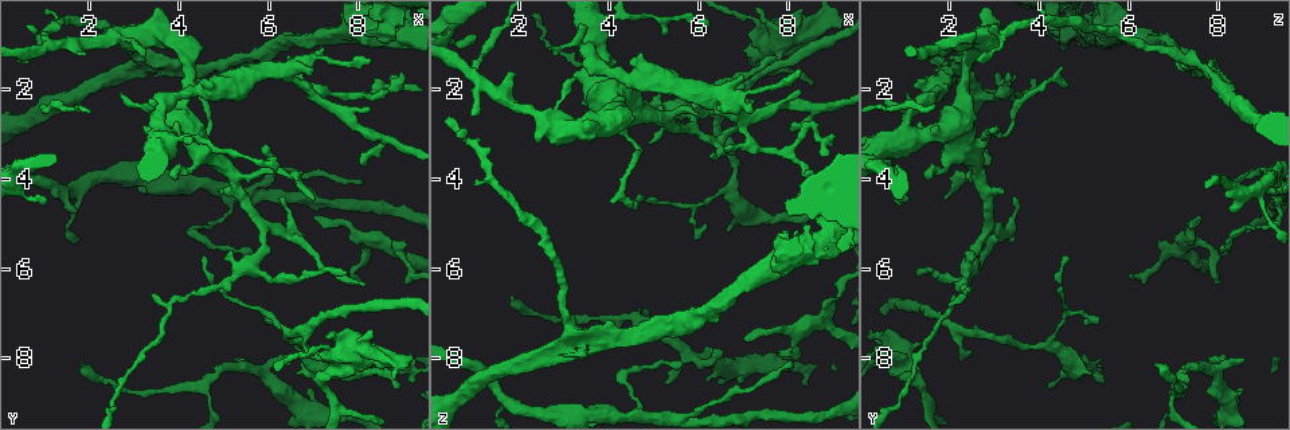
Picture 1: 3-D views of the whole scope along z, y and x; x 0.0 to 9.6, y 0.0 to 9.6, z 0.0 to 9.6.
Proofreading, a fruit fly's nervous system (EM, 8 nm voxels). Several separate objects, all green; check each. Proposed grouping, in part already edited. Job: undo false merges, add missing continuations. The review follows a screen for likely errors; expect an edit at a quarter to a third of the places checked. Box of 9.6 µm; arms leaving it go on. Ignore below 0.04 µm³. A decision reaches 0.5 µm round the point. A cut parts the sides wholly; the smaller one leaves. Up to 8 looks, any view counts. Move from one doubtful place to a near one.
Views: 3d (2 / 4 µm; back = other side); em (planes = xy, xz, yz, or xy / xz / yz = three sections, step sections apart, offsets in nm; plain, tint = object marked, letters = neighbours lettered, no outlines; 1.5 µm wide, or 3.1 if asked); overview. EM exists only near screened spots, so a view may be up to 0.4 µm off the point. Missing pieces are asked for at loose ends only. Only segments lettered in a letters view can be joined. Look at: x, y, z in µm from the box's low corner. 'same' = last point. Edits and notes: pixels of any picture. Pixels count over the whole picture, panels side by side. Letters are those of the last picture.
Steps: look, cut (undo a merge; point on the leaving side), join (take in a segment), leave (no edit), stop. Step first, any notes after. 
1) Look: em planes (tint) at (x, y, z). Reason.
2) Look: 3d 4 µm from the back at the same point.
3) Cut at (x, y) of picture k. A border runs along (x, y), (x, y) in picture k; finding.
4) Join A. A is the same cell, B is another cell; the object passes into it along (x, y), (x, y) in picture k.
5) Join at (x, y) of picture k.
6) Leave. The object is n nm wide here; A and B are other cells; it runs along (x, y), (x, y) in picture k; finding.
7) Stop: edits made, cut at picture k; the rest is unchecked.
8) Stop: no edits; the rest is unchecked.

Look: em planes (letters) at (7.70, 6.20, 1.25). Free end.

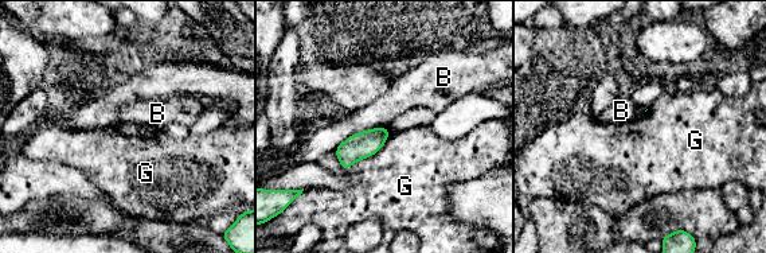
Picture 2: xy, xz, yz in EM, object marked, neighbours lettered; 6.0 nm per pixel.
Leave. B and G are other cells; a border runs along (390, 131), (374, 154), (340, 167) in picture 2; no lettered segment goes on from it.

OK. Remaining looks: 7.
Look: 3d 4 µm at (5.50, 5.90, 2.45). Sharp bend.

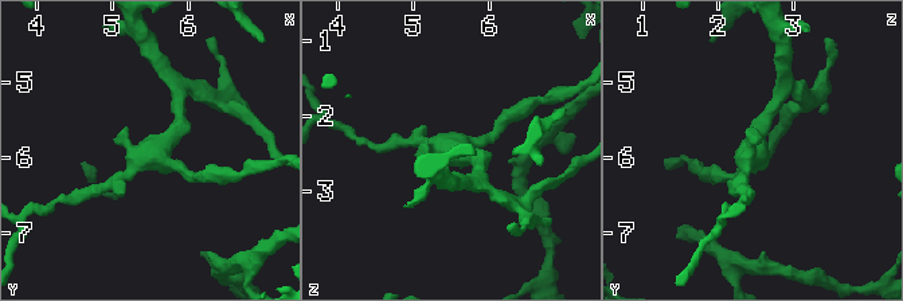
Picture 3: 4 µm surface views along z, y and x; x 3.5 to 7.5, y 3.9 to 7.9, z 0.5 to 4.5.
Look: em planes (letters) at (5.55, 5.95, 2.45).

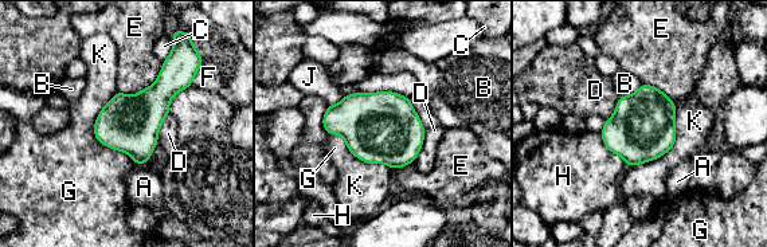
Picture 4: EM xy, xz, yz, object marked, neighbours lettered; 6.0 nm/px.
Leave. The longest contact is with D, 380 nm; A, B, C, D, E, F, G, H, J and K are other cells; a border runs along (93, 133), (137, 164) in picture 4; continuous, no second neuron.

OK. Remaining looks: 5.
Look: em planes (letters) at (2.65, 2.15, 1.00).

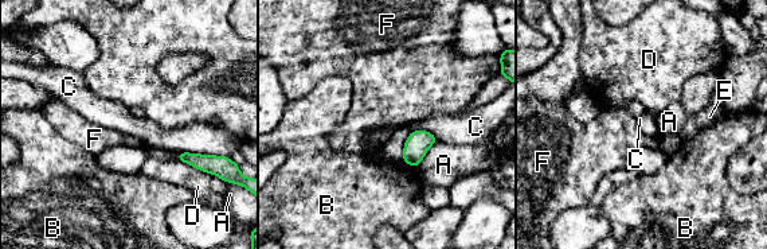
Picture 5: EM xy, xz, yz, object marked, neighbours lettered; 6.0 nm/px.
Leave. The longest contact is with C, 240 nm; A, B, C, D, E and F are other cells; none of them fits.

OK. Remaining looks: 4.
Stop: no edits; the rest is unchecked.

